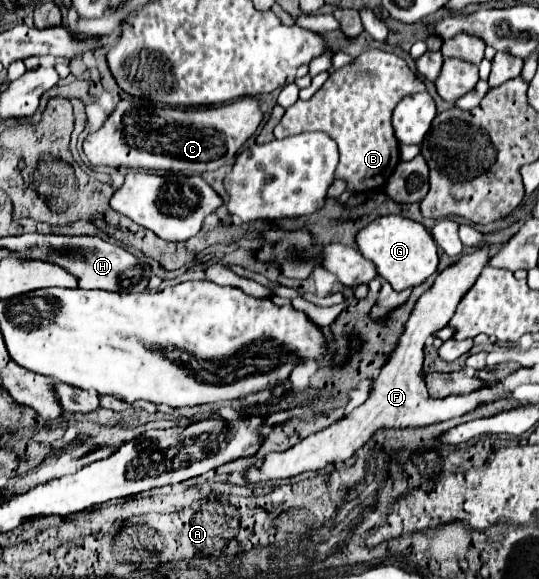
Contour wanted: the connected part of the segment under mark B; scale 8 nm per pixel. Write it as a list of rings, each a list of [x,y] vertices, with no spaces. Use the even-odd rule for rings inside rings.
[[[368,49],[354,63],[330,73],[328,81],[308,101],[296,101],[286,109],[274,127],[276,139],[304,131],[328,133],[340,149],[336,179],[344,179],[348,191],[372,191],[384,187],[398,163],[398,143],[392,129],[392,111],[396,103],[410,95],[426,91],[424,83],[408,69],[406,61],[382,49]]]

